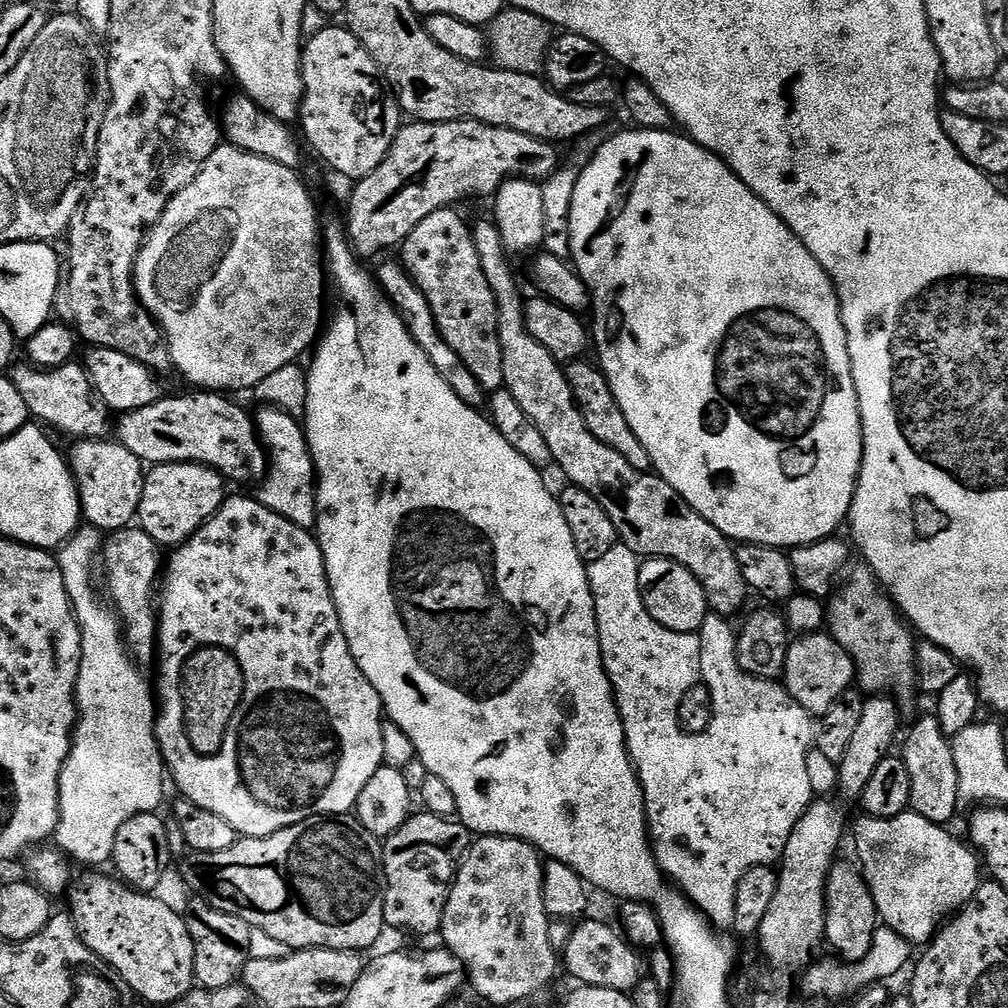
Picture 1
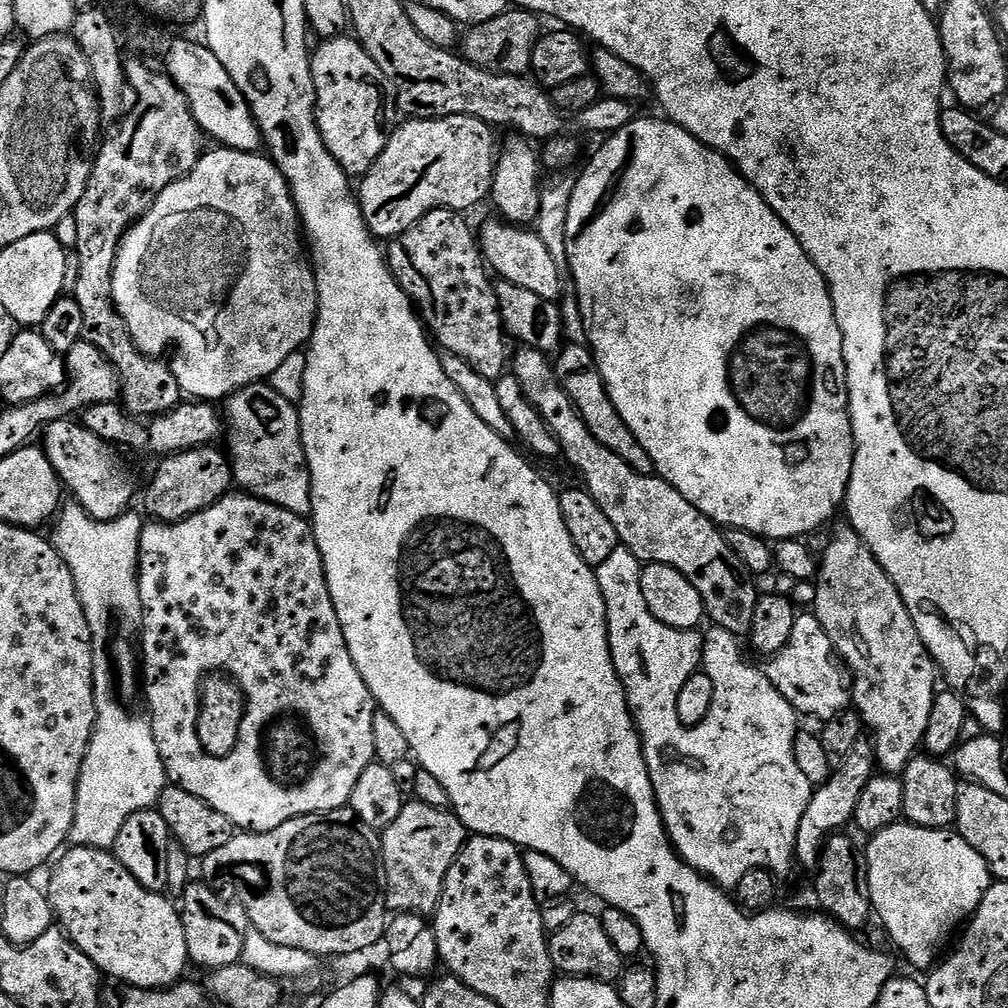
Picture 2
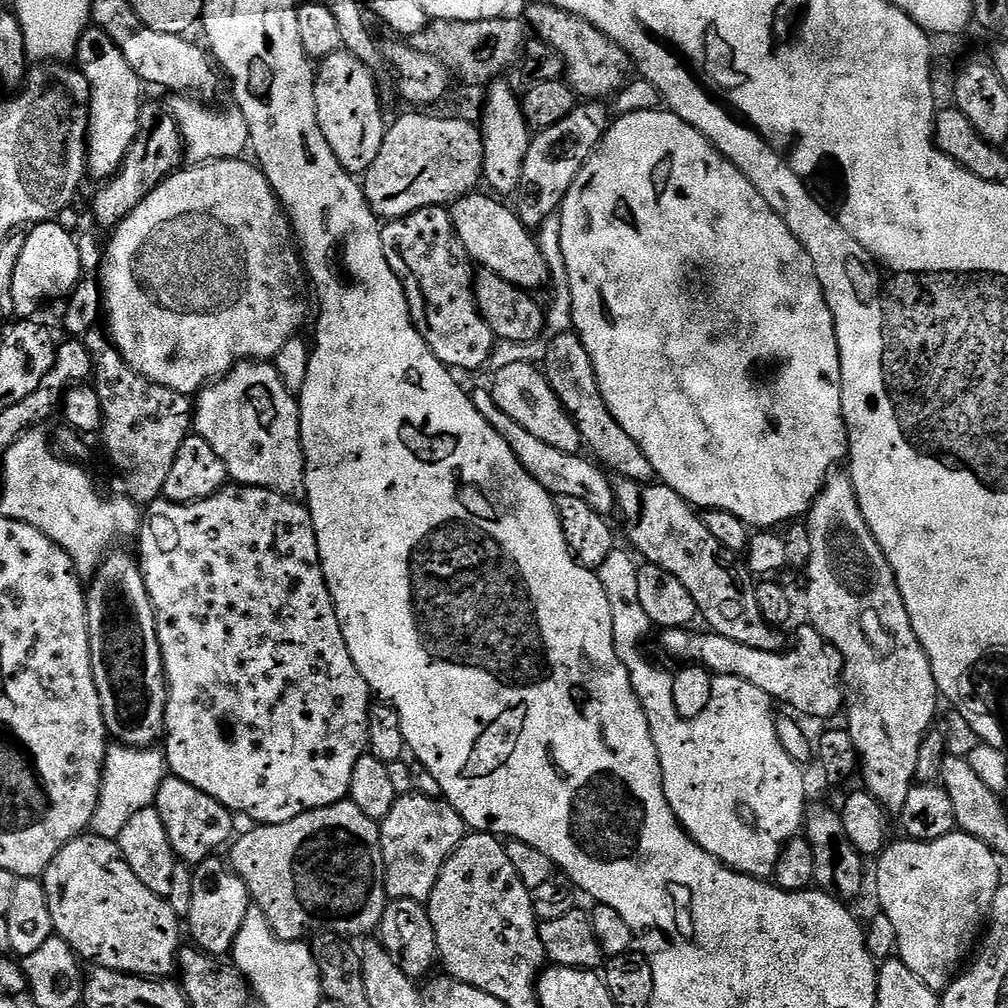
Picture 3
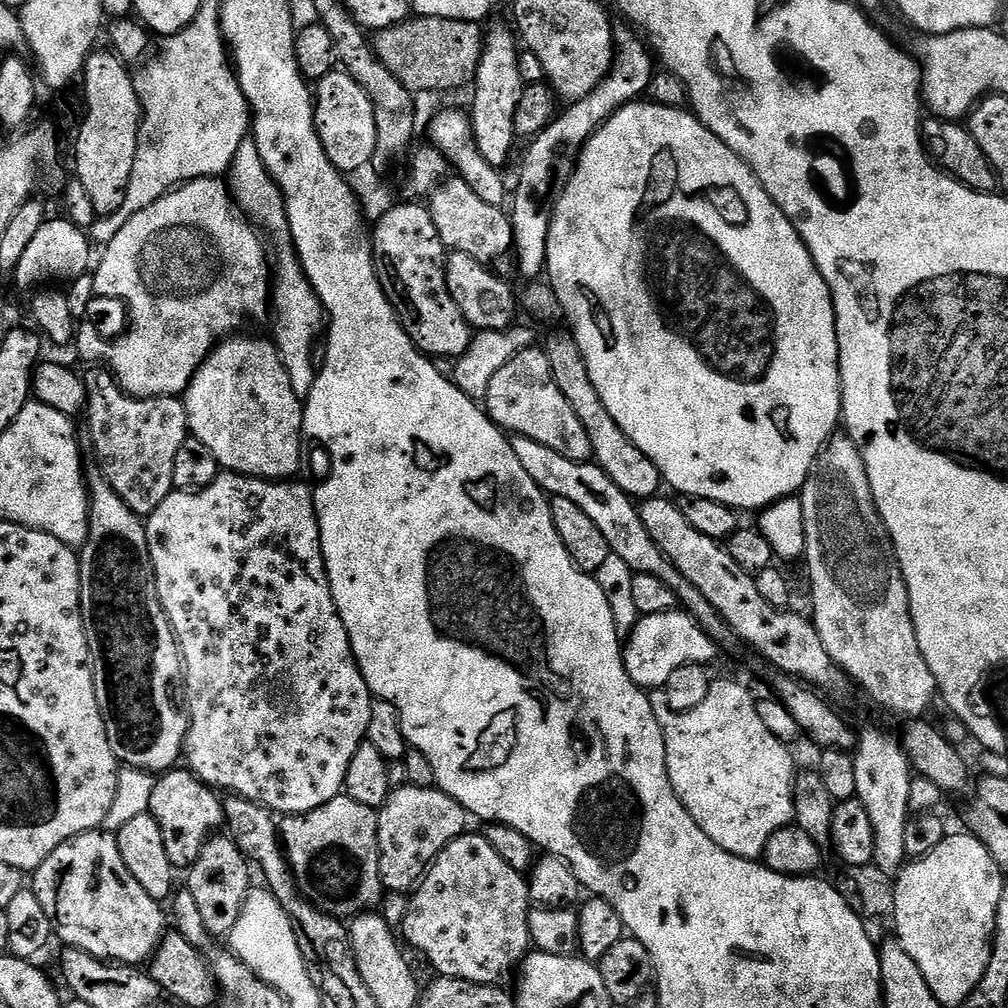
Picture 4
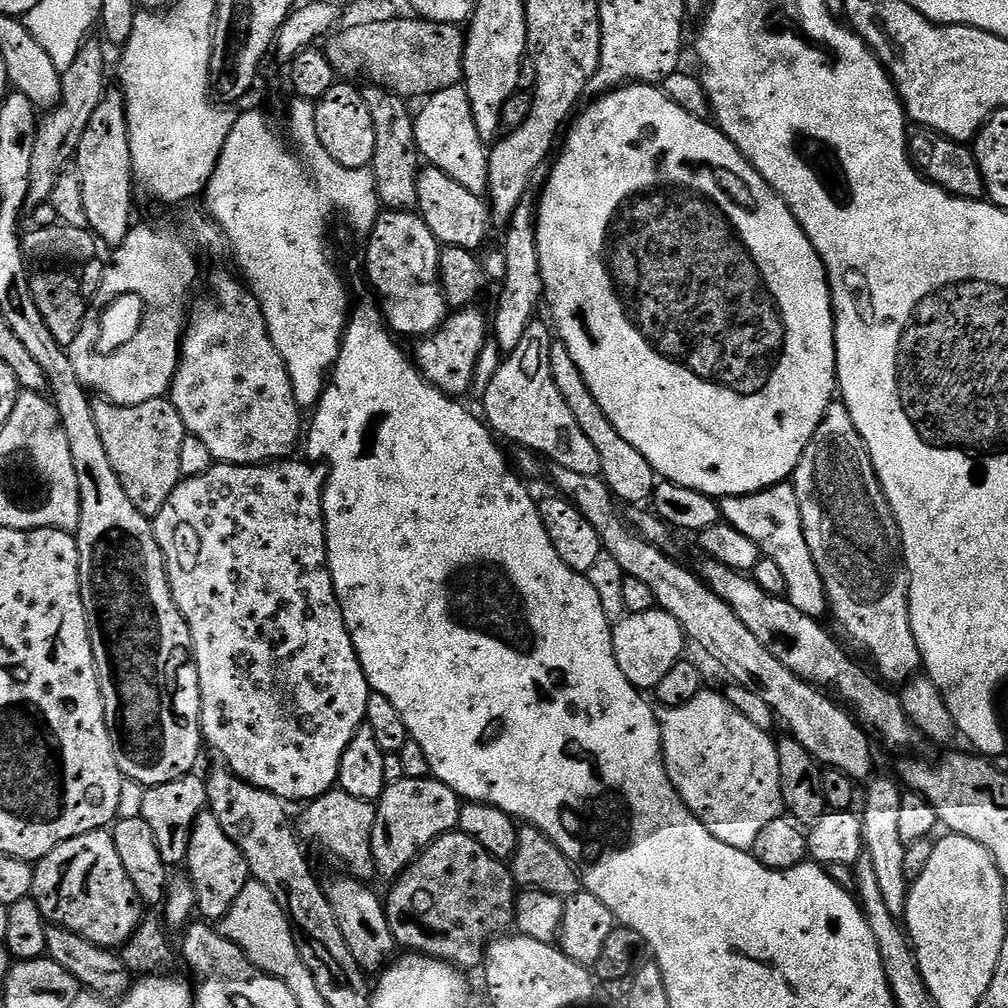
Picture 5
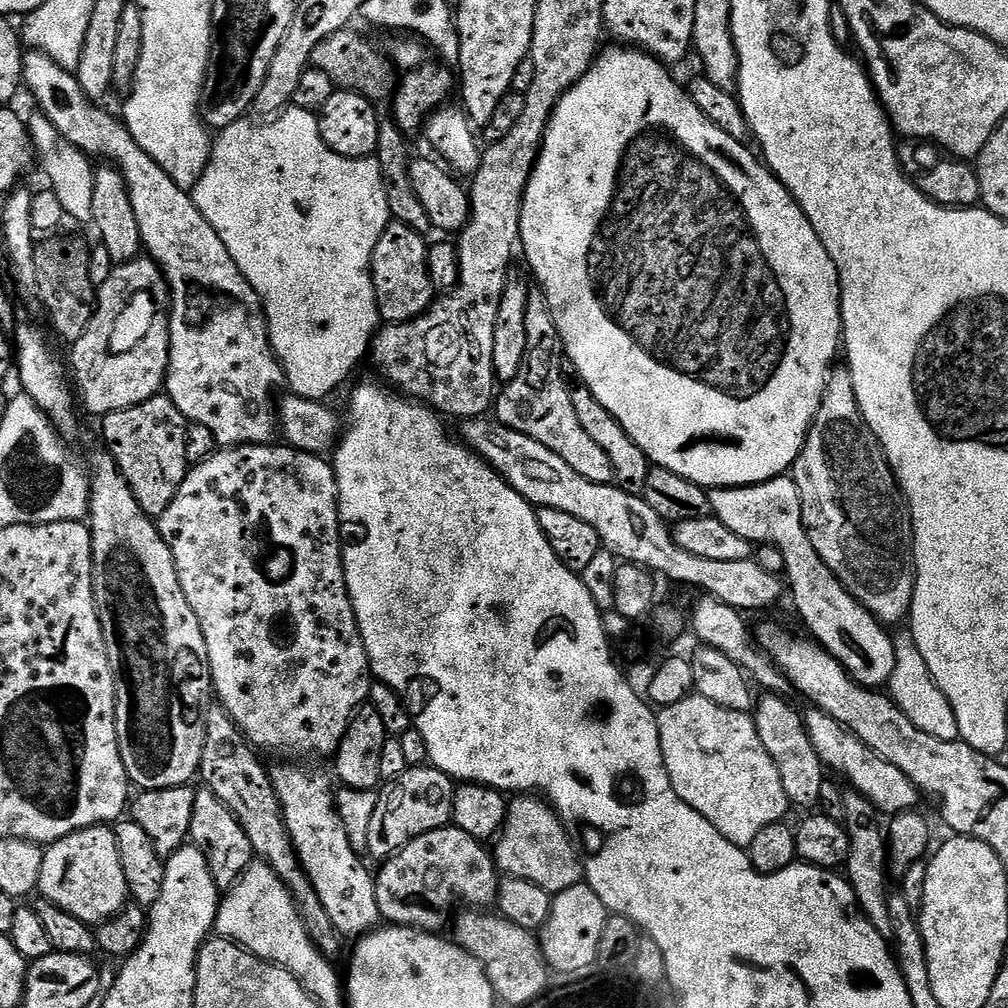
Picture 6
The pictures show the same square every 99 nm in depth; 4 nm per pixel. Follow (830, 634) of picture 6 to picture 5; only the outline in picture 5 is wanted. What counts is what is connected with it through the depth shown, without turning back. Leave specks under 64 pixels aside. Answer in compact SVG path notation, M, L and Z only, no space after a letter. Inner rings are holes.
M785 482L745 496L726 496L719 501L719 506L723 523L729 524L734 530L742 530L742 534L746 534L746 538L758 546L761 554L778 562L782 575L786 577L786 598L789 602L802 610L802 614L823 617L823 612L825 615L830 608L828 595L814 562L814 554L810 554L810 546L806 546L795 487Z

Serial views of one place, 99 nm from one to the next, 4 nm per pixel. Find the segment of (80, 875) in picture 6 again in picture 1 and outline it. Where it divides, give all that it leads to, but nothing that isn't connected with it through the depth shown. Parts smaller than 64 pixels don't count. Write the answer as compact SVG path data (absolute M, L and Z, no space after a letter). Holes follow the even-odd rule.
M96 870L89 872L92 872L89 876L81 880L79 877L71 885L66 896L66 900L72 903L70 915L82 942L86 942L97 961L105 960L146 1003L170 1006L181 1000L196 984L194 942L183 915L179 911L175 912L166 901L159 900L159 895L138 892L111 875L99 876Z

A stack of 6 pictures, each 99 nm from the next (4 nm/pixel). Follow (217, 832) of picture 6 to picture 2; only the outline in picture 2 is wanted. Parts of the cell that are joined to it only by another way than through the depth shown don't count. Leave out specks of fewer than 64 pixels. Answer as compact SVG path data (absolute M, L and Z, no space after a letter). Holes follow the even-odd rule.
M208 882L189 883L182 893L184 908L179 909L180 921L186 930L186 946L188 958L193 965L203 970L225 968L231 964L238 964L244 958L244 943L246 934L250 931L248 915L238 902L227 904L213 885Z

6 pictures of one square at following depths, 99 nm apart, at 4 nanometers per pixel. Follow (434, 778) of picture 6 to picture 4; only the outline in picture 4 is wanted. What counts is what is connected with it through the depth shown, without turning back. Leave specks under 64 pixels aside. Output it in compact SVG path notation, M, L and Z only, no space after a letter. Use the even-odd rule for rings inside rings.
M407 784L401 788L394 788L389 792L386 802L378 809L378 850L380 851L380 873L385 889L389 893L411 893L416 885L424 878L424 873L432 867L433 862L442 854L442 850L454 838L465 835L469 831L470 817L468 811L450 794L441 788L423 788Z

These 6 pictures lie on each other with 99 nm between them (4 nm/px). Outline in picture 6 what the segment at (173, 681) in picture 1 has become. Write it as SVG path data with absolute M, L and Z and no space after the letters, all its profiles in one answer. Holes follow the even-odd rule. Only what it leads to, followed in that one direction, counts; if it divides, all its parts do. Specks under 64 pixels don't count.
M275 443L241 444L239 448L217 450L206 462L189 467L188 476L178 486L174 502L158 518L158 527L178 570L178 582L182 582L182 594L198 618L202 638L206 642L208 665L212 671L210 681L217 696L219 707L228 711L230 719L236 723L249 744L257 750L265 748L268 752L276 750L296 750L306 756L331 757L340 748L348 724L358 709L368 700L368 691L374 680L370 675L366 646L358 630L354 606L344 577L344 553L340 540L340 503L336 485L336 469L328 464L323 455L314 452L301 452L299 448L283 446L275 448Z

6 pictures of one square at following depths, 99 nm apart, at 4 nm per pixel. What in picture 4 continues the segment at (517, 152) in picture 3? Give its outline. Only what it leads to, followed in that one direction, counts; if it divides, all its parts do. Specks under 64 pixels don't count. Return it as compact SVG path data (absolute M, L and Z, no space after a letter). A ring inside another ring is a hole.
M496 24L492 29L487 29L484 53L476 71L474 87L471 89L473 92L470 119L473 138L486 162L490 162L490 166L499 170L504 168L503 164L512 156L512 147L518 143L514 130L514 110L518 110L518 98L522 98L525 85L522 82L522 74L518 74L518 58L521 53L518 36L509 25L508 28L504 24Z

